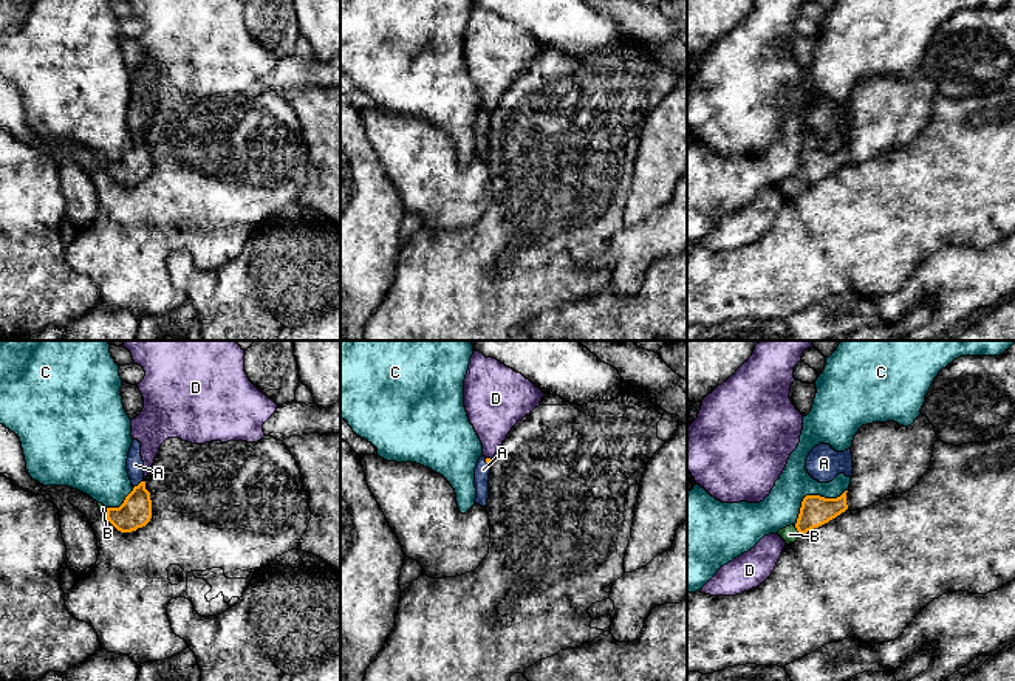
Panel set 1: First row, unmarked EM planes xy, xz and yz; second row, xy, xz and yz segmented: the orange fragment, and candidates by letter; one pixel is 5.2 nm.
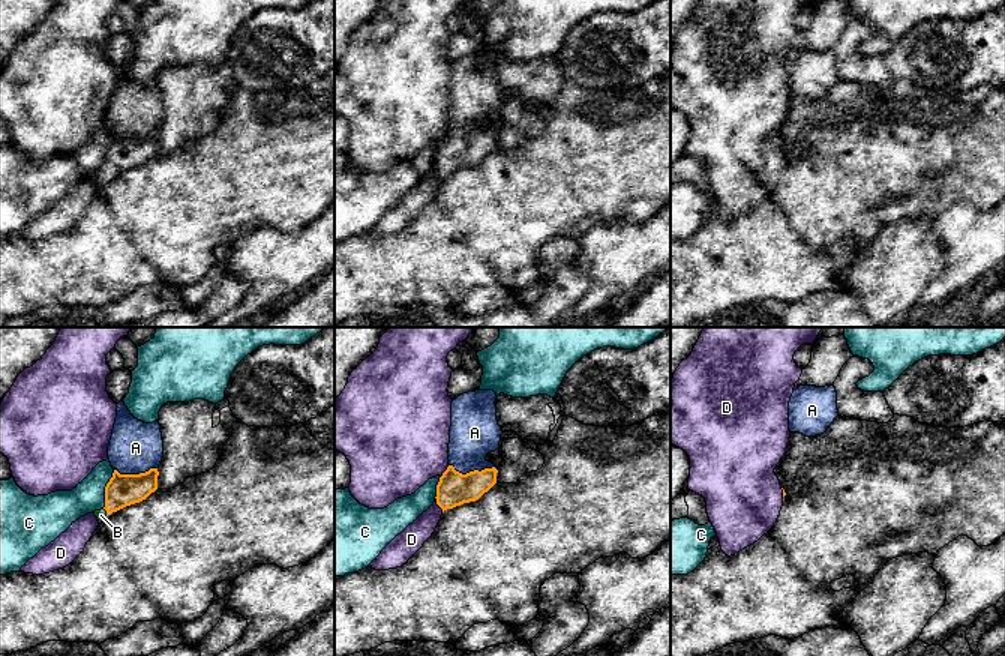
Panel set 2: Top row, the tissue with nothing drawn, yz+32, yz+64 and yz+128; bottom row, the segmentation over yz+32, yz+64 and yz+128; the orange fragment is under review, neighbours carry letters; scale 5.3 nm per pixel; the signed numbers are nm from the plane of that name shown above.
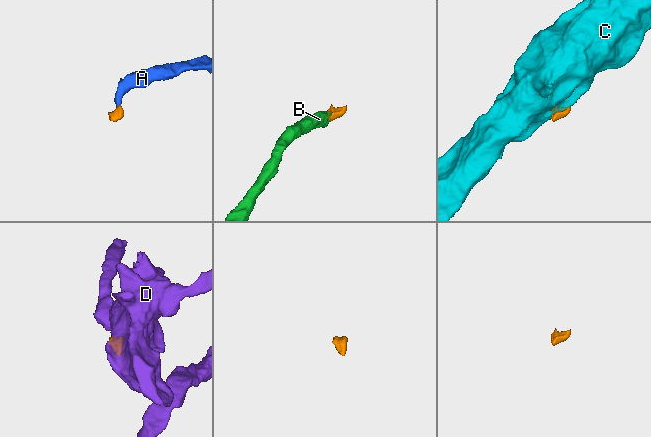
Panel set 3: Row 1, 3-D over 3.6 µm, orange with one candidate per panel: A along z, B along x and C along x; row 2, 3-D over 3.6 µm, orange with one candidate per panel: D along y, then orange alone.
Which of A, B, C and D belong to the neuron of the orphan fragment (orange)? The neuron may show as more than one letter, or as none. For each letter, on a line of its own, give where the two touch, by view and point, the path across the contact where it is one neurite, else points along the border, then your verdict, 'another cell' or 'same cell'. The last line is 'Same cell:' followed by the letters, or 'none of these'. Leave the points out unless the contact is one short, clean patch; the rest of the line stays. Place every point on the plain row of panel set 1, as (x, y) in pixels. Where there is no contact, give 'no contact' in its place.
A: xy (140, 136) | across xy (135, 166), (140, 136), (135, 118) | same cell
B: yz (797, 183) | across yz (816, 164), (797, 183), (789, 188) | same cell
C: yz (811, 149) | along yz (847, 143), (836, 150), (806, 149), (794, 178) | another cell
D: xz (489, 112) | along xz (486, 110), (491, 113) | another cell
Same cell: A, B

